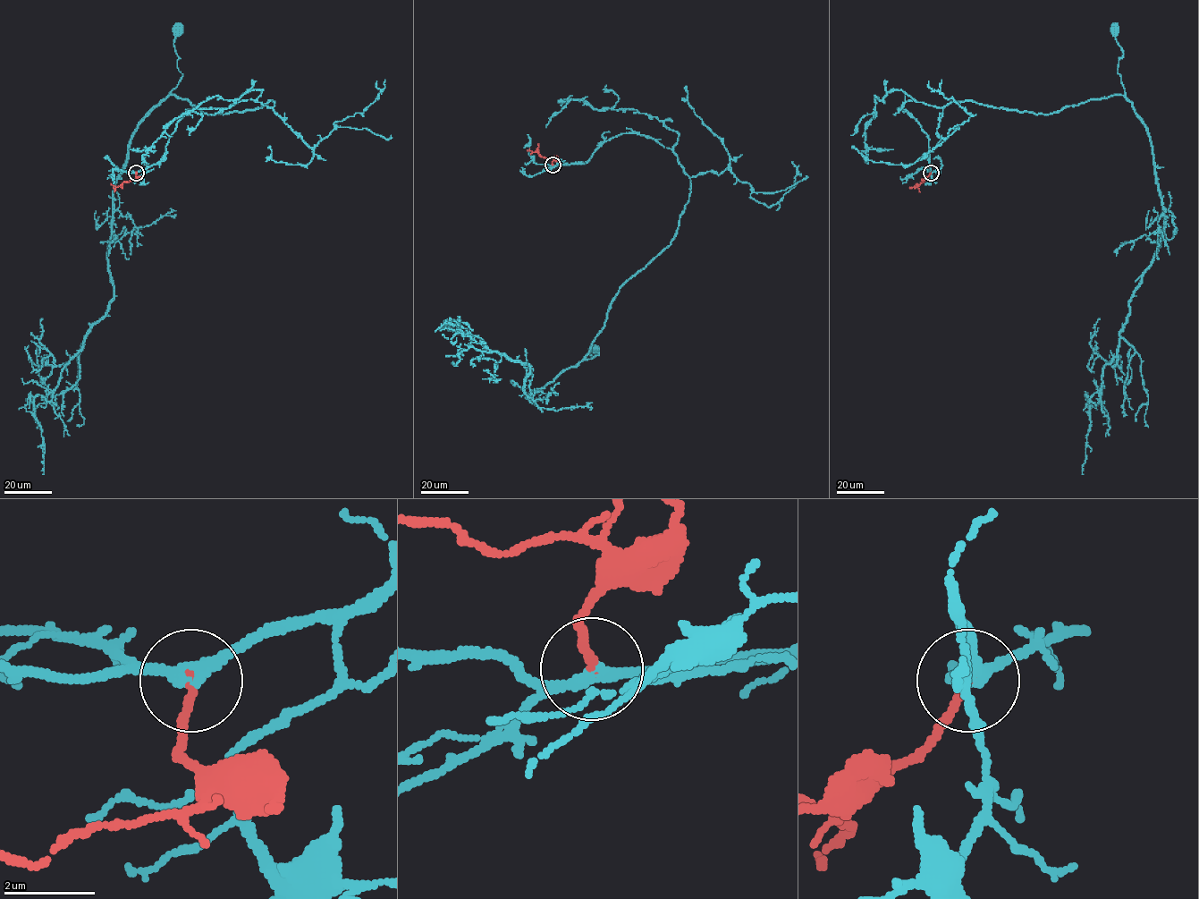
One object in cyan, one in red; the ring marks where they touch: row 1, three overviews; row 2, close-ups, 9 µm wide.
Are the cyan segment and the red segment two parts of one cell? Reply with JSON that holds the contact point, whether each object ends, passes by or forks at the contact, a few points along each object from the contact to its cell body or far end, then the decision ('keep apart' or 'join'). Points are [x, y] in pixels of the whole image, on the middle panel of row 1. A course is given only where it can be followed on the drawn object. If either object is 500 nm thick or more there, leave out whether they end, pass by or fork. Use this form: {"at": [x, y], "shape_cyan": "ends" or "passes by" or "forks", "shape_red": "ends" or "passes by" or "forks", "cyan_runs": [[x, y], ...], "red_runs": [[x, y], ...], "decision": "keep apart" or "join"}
{"at": [553, 165], "shape_cyan": "passes by", "shape_red": "ends", "cyan_runs": [[553, 165], [638, 132], [689, 179], [674, 238], [621, 286], [585, 359], [594, 349]], "red_runs": [[553, 165], [552, 158], [541, 156], [536, 152], [527, 150]], "decision": "join"}

